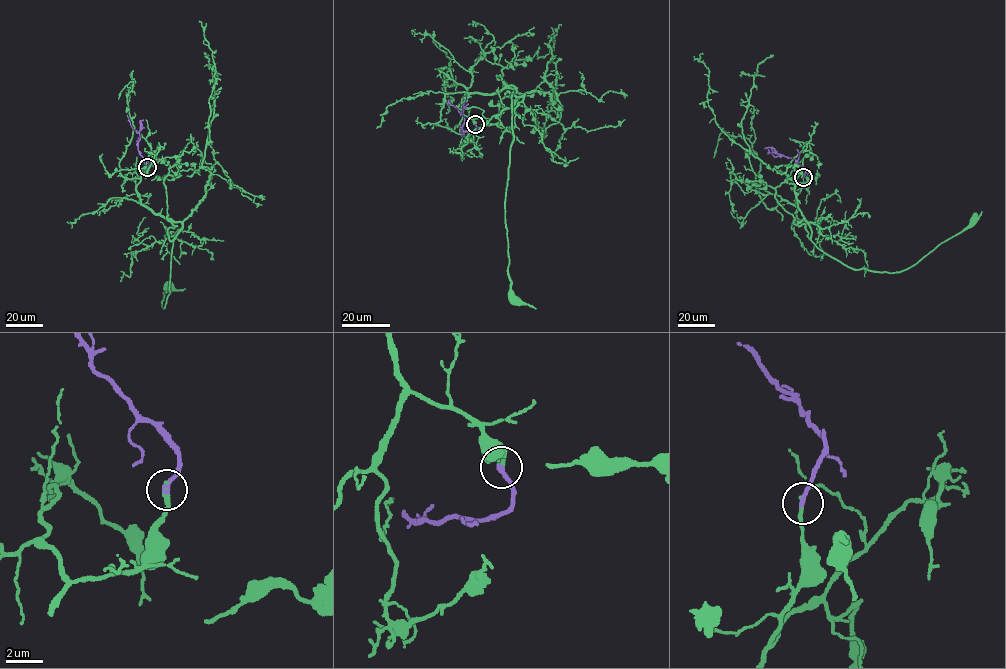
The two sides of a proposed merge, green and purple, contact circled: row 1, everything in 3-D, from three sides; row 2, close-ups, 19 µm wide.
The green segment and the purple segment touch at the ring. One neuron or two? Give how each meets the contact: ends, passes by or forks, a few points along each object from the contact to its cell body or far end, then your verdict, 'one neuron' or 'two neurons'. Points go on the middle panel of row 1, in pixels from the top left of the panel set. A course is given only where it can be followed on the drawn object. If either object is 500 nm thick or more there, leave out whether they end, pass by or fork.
green ends; purple ends; course green (475, 124), (461, 107), (468, 95), (509, 87), (523, 94), (512, 94), (513, 142), (505, 205), (513, 297); course purple (475, 124), (476, 130), (462, 130), (464, 116), (446, 102); one neuron

